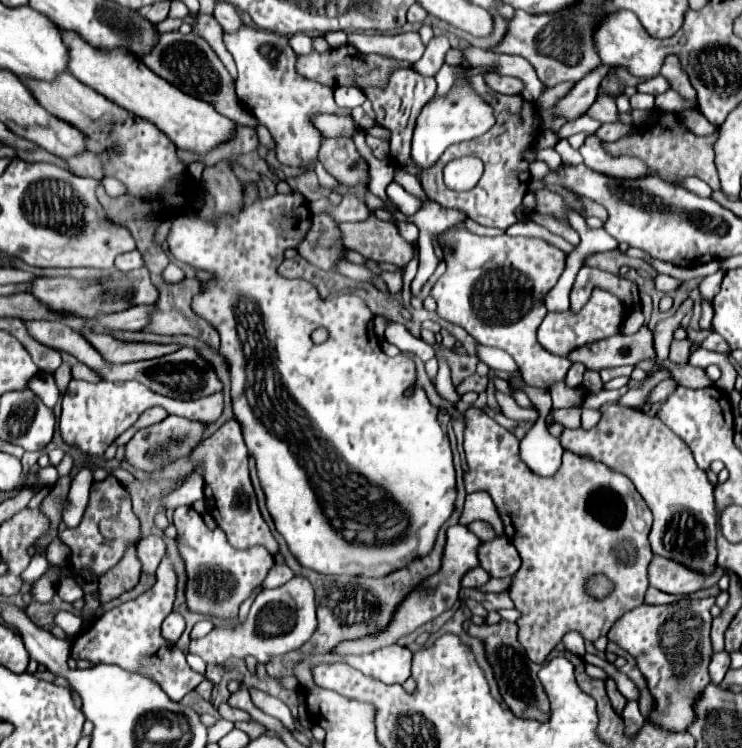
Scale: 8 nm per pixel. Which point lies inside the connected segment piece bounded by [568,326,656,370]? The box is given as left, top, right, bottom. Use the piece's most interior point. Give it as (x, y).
(621, 350)

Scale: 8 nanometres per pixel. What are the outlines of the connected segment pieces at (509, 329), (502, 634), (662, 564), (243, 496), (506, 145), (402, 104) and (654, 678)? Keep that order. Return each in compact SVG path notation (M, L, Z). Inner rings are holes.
M468 230L448 232L444 236L444 244L446 244L444 256L446 256L448 268L432 288L432 296L438 302L436 312L444 320L462 326L482 346L492 346L508 352L516 360L522 372L522 378L526 380L528 386L550 390L554 384L562 382L572 362L568 358L562 358L544 350L536 340L536 330L546 316L544 294L558 282L564 270L566 254L556 246L538 238L522 238L522 236L506 236L506 234L488 238L488 236L476 236Z
M468 620L464 622L464 628L466 632L474 632L476 630L476 636L480 636L486 644L486 654L488 654L488 660L494 668L494 676L498 680L498 686L500 686L500 694L504 698L504 702L508 704L508 708L518 716L518 718L524 718L524 720L540 720L540 722L548 722L550 720L550 700L536 676L538 672L538 664L528 660L524 648L520 648L518 644L518 626L514 622L506 622L502 620L500 624L496 626L488 626L488 624L482 624L482 626L476 626Z
M654 556L654 560L650 562L650 568L648 568L650 586L654 586L666 594L692 594L700 588L714 586L722 574L724 574L722 568L718 568L714 576L700 576L700 574L684 568L682 564L676 564L662 556Z
M228 420L222 428L218 428L210 438L206 438L196 452L190 456L194 468L202 468L204 474L204 494L206 508L216 520L216 524L226 532L228 542L234 548L250 548L262 544L270 554L278 552L278 544L270 534L256 502L256 494L252 488L250 472L248 472L248 448L244 444L242 428L236 420Z
M480 74L472 76L468 82L470 82L472 90L492 106L494 116L496 116L496 124L486 134L482 134L480 138L460 142L460 144L452 144L442 154L438 164L434 168L430 168L428 174L422 176L420 184L422 184L424 192L432 200L442 204L444 208L464 210L474 222L478 222L482 226L494 226L494 228L500 228L500 230L508 230L514 222L518 222L516 210L522 204L524 194L528 192L530 172L528 172L528 162L522 158L522 152L528 146L532 146L532 140L538 136L538 130L536 130L538 122L532 120L536 104L526 102L522 96L504 96L504 94L498 94L498 92L490 90ZM460 156L478 156L484 162L484 176L468 192L454 192L442 180L442 168L452 158L460 158ZM516 156L518 156L518 174L516 174Z
M398 68L390 74L390 80L384 88L366 88L364 94L372 102L374 110L378 110L378 124L382 120L382 126L386 126L392 132L392 142L390 142L390 156L394 162L404 162L406 170L414 172L414 164L410 158L410 140L412 140L412 130L416 122L418 110L424 108L424 104L430 100L430 94L436 92L436 80L420 76L412 68Z
M682 598L668 606L642 604L632 612L626 612L608 632L608 640L626 650L648 680L648 688L656 700L652 720L664 730L684 732L690 726L694 720L692 704L700 696L702 688L710 682L710 608L714 604L716 598Z

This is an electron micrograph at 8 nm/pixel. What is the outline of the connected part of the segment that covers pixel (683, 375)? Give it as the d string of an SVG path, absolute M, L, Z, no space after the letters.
M666 360L662 364L664 368L668 368L674 376L674 380L678 384L684 384L684 386L690 386L690 388L704 388L704 386L712 386L714 382L706 376L706 372L702 368L694 368L690 364L672 364L670 360Z

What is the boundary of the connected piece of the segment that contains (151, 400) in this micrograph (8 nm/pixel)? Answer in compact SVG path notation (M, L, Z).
M72 380L64 398L62 398L62 416L60 416L60 434L68 446L74 446L90 456L100 456L114 438L126 432L144 410L152 406L162 406L168 414L186 416L190 420L214 422L220 418L224 408L224 394L216 392L212 396L204 396L200 400L176 400L170 396L158 396L140 382L86 382Z

